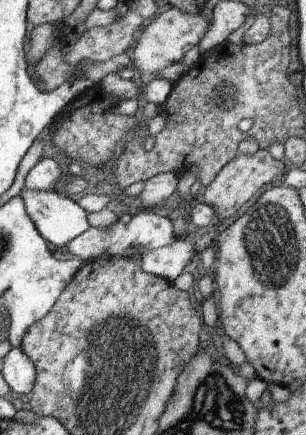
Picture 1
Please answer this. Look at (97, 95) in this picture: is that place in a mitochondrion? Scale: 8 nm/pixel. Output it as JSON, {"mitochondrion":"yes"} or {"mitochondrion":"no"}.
{"mitochondrion":"no"}

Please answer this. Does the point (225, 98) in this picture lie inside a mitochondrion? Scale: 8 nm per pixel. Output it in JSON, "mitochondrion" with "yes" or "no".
{"mitochondrion":"yes"}

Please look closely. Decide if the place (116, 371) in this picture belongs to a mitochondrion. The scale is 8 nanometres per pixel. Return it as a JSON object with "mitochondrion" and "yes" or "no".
{"mitochondrion":"yes"}

